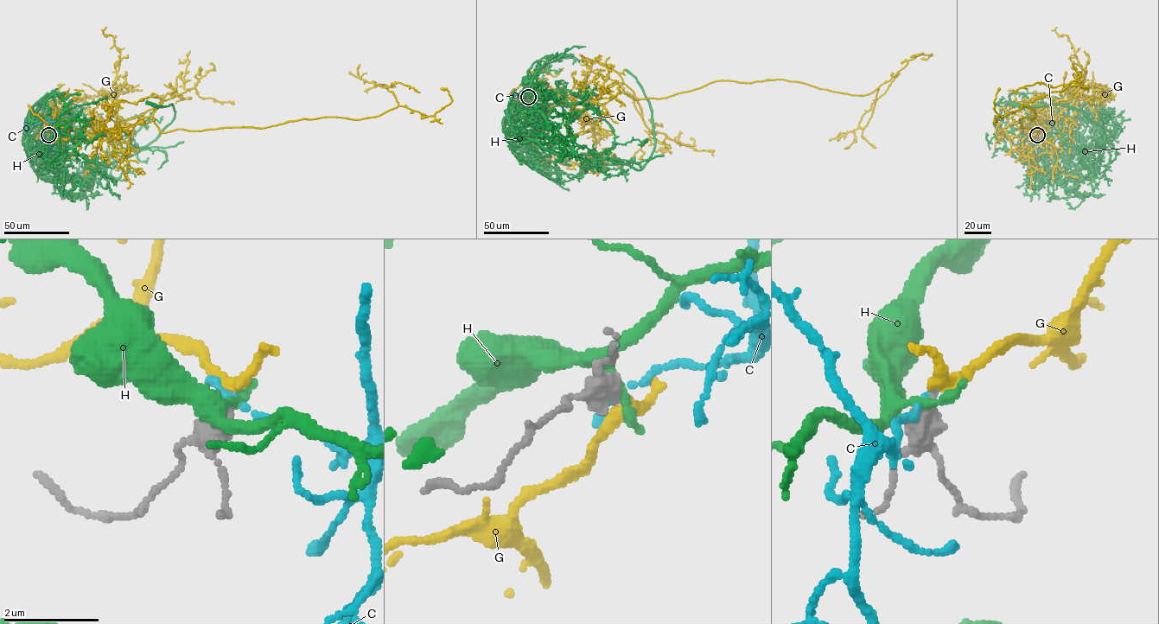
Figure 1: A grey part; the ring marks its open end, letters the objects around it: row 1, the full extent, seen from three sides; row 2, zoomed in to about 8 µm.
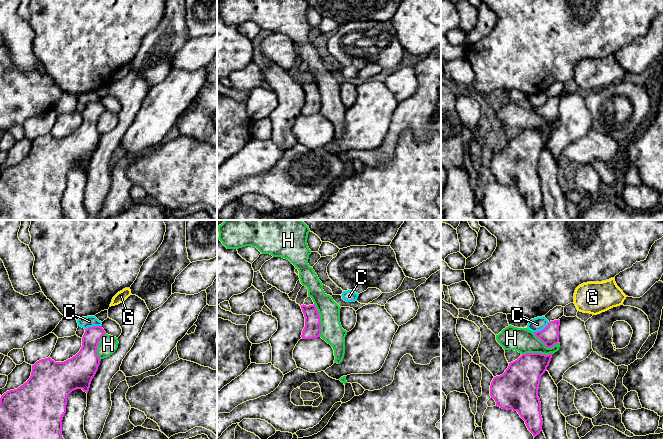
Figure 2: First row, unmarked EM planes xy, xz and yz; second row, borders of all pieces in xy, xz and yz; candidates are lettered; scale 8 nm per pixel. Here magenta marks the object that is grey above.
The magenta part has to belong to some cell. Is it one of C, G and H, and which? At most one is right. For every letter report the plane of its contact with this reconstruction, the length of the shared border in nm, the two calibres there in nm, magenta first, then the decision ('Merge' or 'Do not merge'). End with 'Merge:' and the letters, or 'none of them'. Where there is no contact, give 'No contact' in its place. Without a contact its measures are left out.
C: Touches magenta in xy. Shared border 140 nm. Thickness 160 nm (magenta) against 90 nm. Do not merge
G: No contact. Merge
H: Touches magenta in xz. Shared border 280 nm. Thickness 140 nm (magenta) against 180 nm. Do not merge
Merge: G

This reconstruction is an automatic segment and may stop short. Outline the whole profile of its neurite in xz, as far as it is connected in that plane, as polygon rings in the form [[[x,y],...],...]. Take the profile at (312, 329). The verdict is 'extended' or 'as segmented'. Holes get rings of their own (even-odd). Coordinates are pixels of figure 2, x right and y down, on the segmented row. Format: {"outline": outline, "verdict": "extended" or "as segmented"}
{"outline": [[[301,305],[302,312],[305,317],[305,327],[302,331],[302,339],[313,339],[320,337],[321,334],[321,322],[319,312],[313,305]]], "verdict": "as segmented"}

